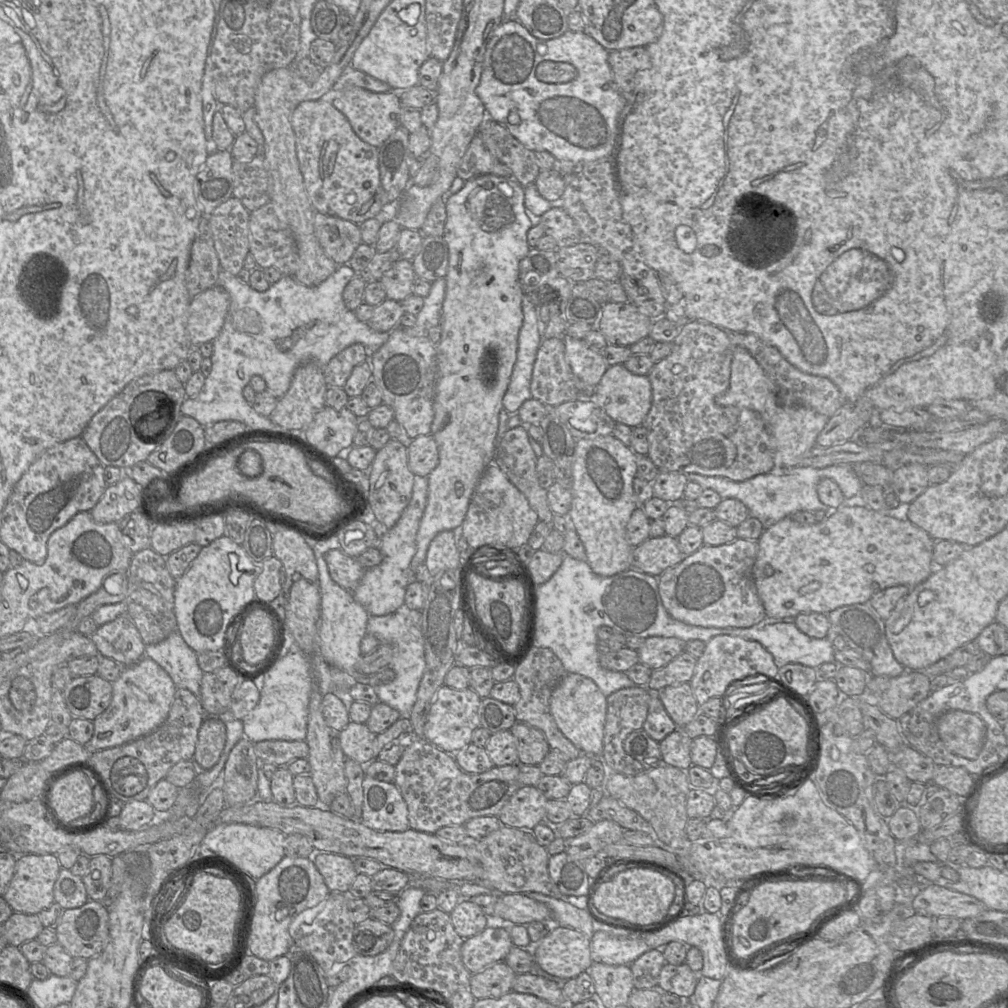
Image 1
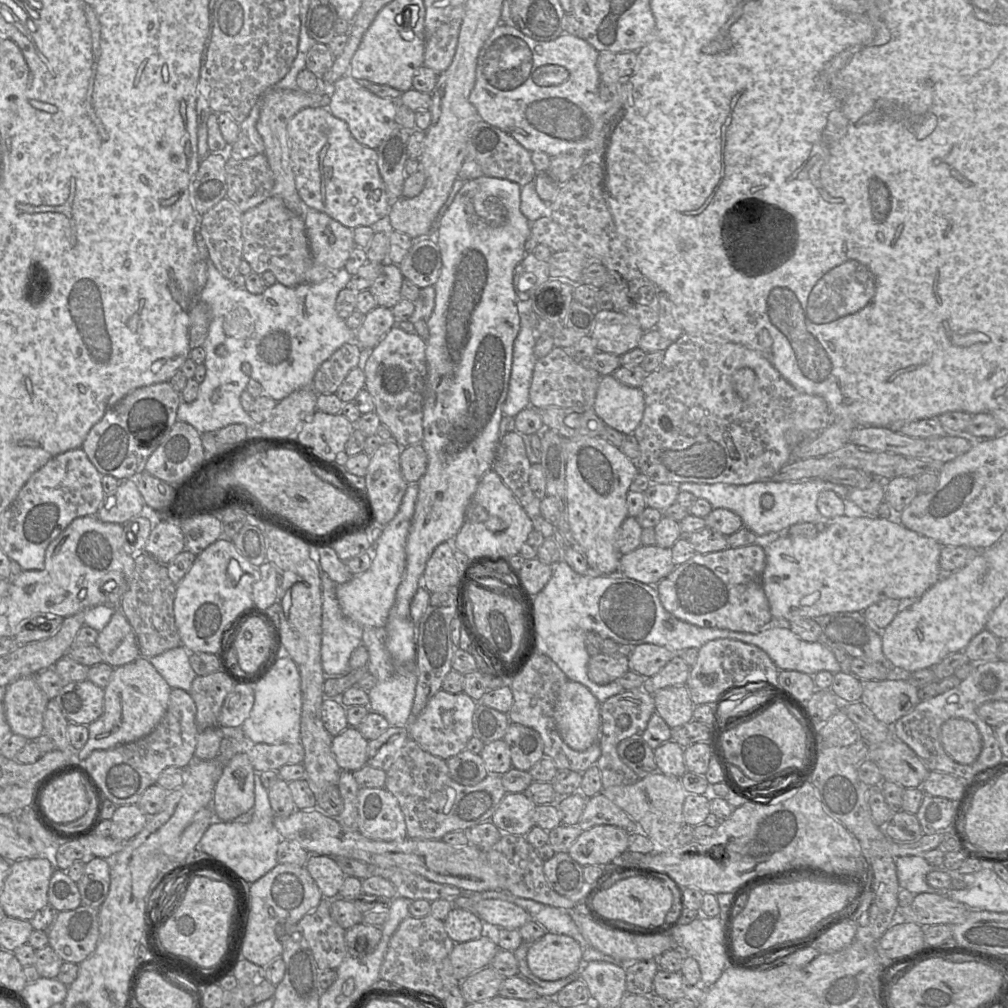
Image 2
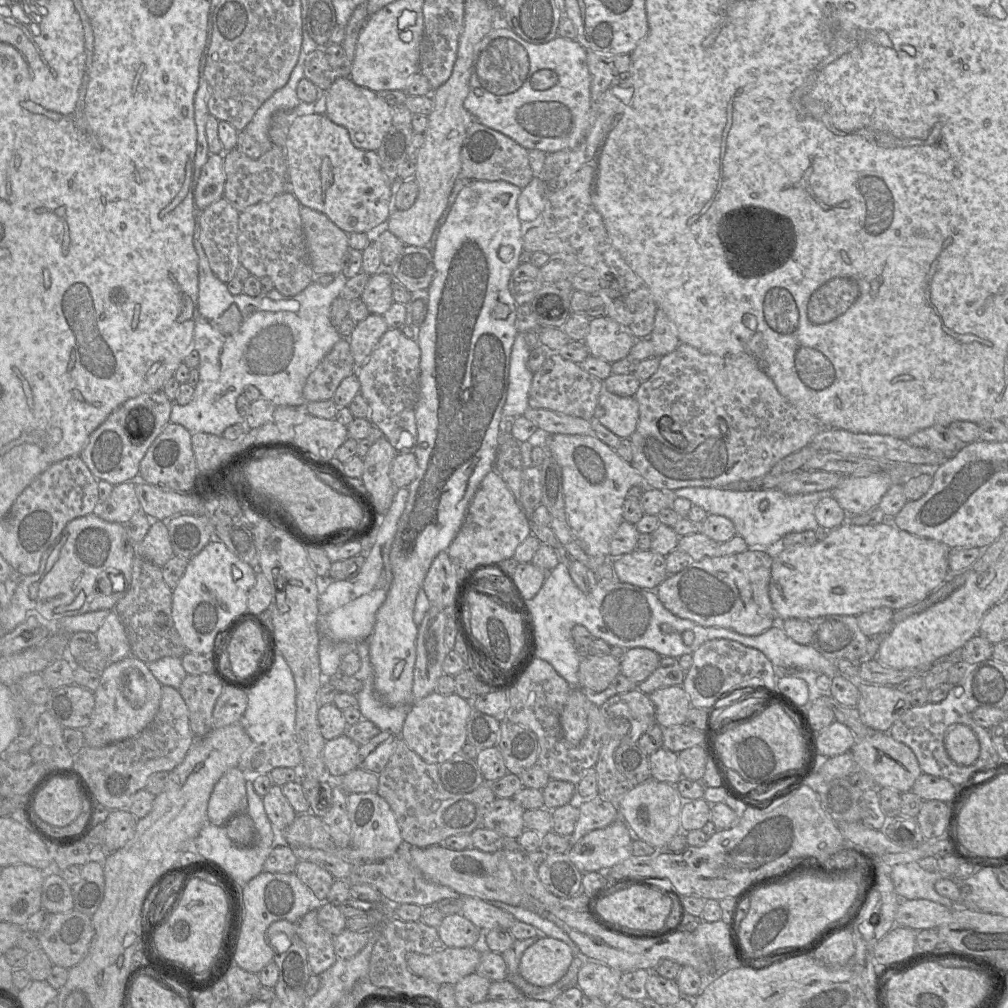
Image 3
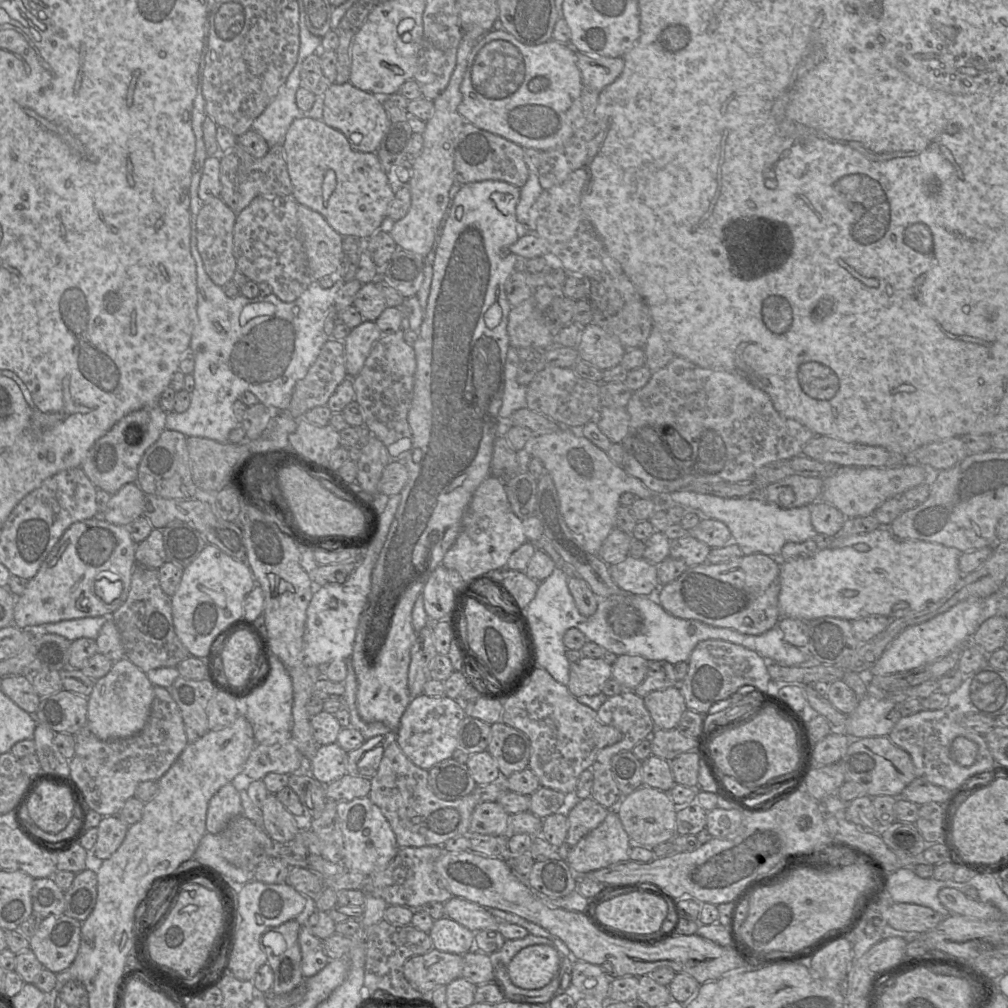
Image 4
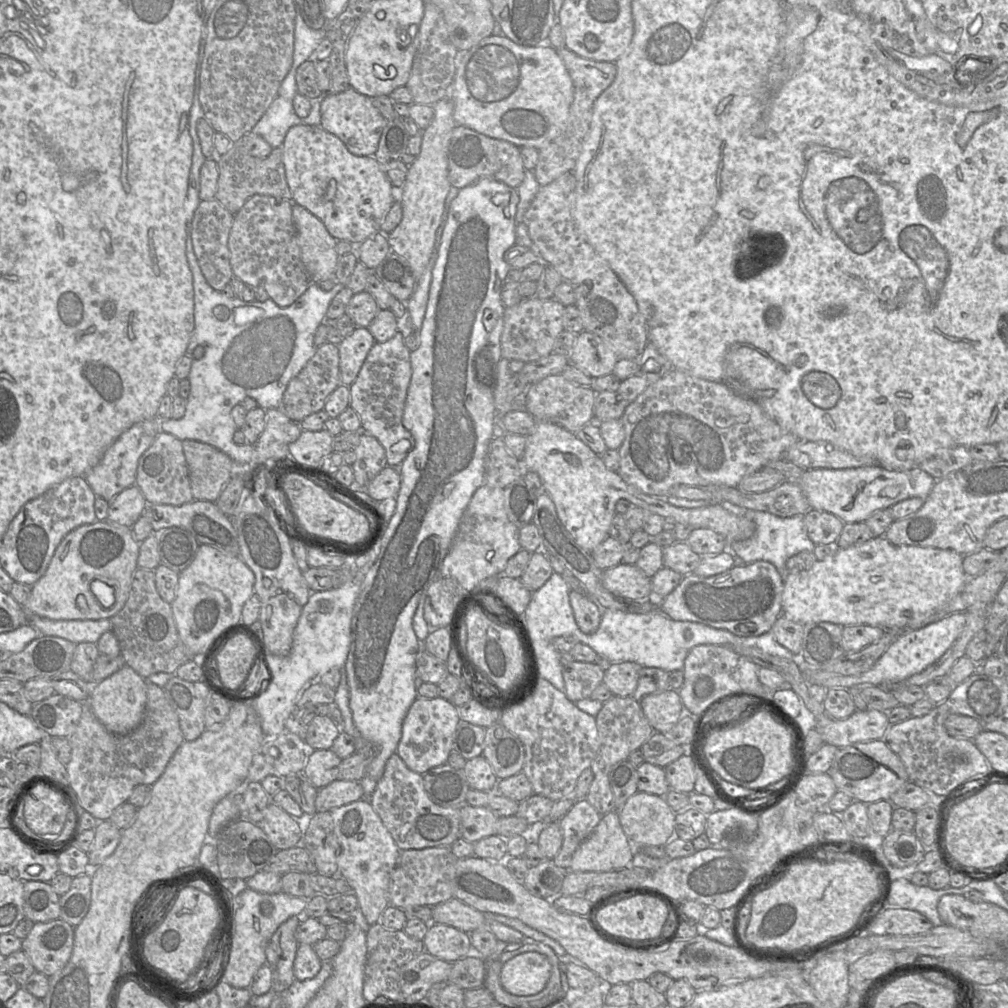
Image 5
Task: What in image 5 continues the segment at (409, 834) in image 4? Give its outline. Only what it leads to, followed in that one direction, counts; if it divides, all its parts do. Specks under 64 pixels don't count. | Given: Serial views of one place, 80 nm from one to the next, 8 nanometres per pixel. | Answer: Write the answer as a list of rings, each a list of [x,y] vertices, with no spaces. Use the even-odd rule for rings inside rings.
[[[396,752],[387,760],[384,773],[369,800],[400,850],[450,847],[460,838],[460,807],[444,807],[435,804],[424,788],[423,775],[410,770]]]

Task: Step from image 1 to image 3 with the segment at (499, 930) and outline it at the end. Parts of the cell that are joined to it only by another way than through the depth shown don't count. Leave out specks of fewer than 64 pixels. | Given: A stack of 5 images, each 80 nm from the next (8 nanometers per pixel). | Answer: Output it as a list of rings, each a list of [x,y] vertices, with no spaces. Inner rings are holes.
[[[474,947],[445,948],[430,955],[409,953],[407,965],[415,975],[439,985],[455,985],[475,973],[481,953]]]

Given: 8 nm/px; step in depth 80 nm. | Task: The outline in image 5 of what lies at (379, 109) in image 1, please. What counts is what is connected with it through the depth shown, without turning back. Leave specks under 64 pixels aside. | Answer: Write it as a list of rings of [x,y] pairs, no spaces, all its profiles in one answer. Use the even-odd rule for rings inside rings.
[[[352,87],[337,94],[324,93],[320,113],[320,126],[338,137],[350,153],[357,156],[374,156],[388,120],[373,105],[372,98],[360,94]]]

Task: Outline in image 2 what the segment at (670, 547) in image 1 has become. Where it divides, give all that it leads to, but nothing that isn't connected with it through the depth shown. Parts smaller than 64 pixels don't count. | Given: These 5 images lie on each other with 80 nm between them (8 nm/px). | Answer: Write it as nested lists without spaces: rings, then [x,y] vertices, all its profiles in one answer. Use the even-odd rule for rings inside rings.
[[[641,545],[620,556],[618,571],[641,583],[657,585],[675,567],[671,548]]]

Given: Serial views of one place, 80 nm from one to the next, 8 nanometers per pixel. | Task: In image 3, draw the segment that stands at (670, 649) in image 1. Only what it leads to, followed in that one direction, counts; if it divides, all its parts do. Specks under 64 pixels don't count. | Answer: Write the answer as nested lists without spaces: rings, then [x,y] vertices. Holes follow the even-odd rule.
[[[647,648],[628,649],[620,660],[620,673],[639,684],[653,673],[661,658]]]

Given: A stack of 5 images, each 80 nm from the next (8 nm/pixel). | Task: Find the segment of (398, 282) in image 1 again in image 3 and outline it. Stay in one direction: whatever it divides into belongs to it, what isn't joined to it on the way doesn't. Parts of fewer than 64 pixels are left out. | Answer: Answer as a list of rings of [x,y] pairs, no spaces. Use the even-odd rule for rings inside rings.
[[[386,269],[369,277],[360,298],[370,313],[383,315],[392,305],[391,276]]]

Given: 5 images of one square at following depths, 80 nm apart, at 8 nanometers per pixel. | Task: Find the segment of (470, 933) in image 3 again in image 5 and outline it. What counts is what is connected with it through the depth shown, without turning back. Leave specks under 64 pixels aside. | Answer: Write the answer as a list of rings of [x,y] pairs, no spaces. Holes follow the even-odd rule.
[[[430,924],[423,939],[425,951],[429,954],[454,963],[467,957],[471,947],[470,934],[444,924]]]

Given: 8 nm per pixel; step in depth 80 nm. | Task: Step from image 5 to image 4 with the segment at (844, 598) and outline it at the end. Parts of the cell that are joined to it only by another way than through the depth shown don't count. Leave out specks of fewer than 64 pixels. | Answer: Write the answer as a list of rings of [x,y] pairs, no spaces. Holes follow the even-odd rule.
[[[890,527],[859,535],[837,535],[826,549],[811,557],[792,557],[780,563],[778,603],[781,618],[811,621],[821,617],[835,617],[848,621],[881,615],[900,618],[916,613],[946,597],[960,581],[958,567],[962,552],[956,548],[921,540],[895,537]]]

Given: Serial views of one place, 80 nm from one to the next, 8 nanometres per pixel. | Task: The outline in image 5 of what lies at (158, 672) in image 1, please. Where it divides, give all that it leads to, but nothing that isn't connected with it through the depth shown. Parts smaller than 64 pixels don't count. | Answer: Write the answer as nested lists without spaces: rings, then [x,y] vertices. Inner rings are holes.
[[[124,665],[108,678],[92,685],[88,705],[97,719],[110,733],[126,735],[141,723],[144,717],[146,701],[146,679],[128,665]]]

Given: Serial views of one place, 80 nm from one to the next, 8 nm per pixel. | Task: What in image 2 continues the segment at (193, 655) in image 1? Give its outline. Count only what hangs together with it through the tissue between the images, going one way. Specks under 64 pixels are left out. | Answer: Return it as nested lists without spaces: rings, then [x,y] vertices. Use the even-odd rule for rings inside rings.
[[[180,645],[148,660],[171,688],[189,692],[197,676],[190,665],[189,656],[189,651]]]

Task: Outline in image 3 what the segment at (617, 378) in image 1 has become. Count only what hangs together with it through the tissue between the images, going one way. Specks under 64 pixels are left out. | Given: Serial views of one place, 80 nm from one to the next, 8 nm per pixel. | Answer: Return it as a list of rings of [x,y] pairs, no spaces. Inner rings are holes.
[[[602,385],[597,407],[603,409],[599,423],[620,439],[629,438],[636,430],[639,406],[634,396],[615,395]]]

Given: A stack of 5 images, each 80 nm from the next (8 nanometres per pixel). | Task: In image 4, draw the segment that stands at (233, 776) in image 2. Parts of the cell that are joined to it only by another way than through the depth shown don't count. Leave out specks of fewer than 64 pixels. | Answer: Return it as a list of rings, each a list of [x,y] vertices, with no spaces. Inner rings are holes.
[[[232,783],[221,787],[210,799],[206,816],[207,832],[219,835],[229,821],[243,814],[240,792]]]

